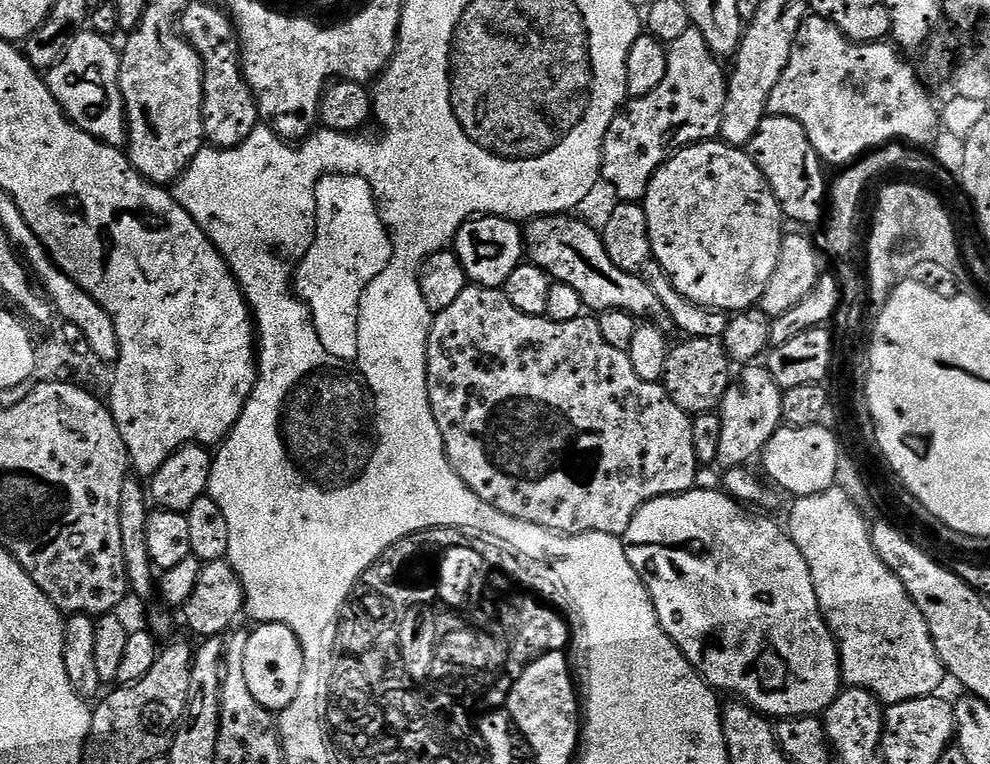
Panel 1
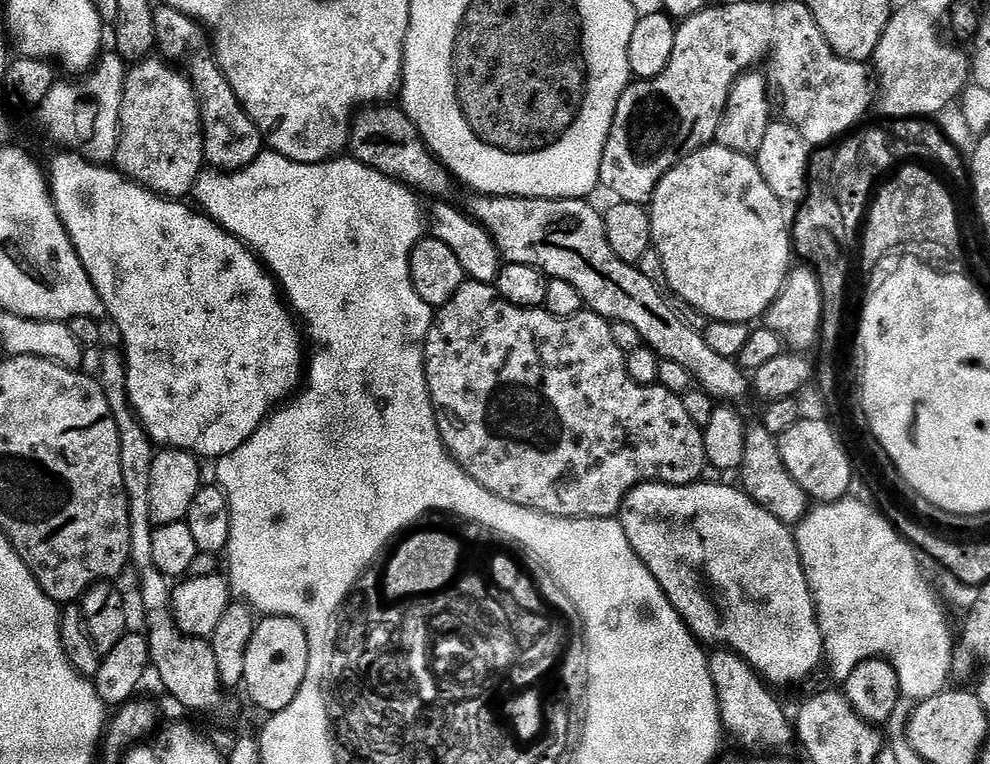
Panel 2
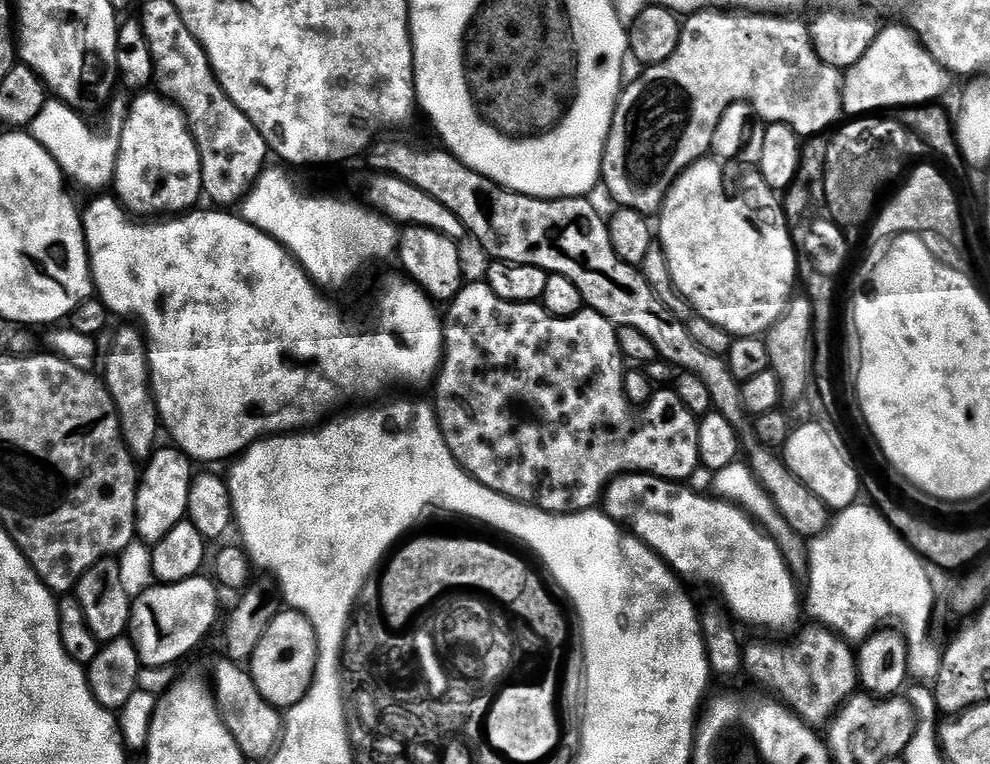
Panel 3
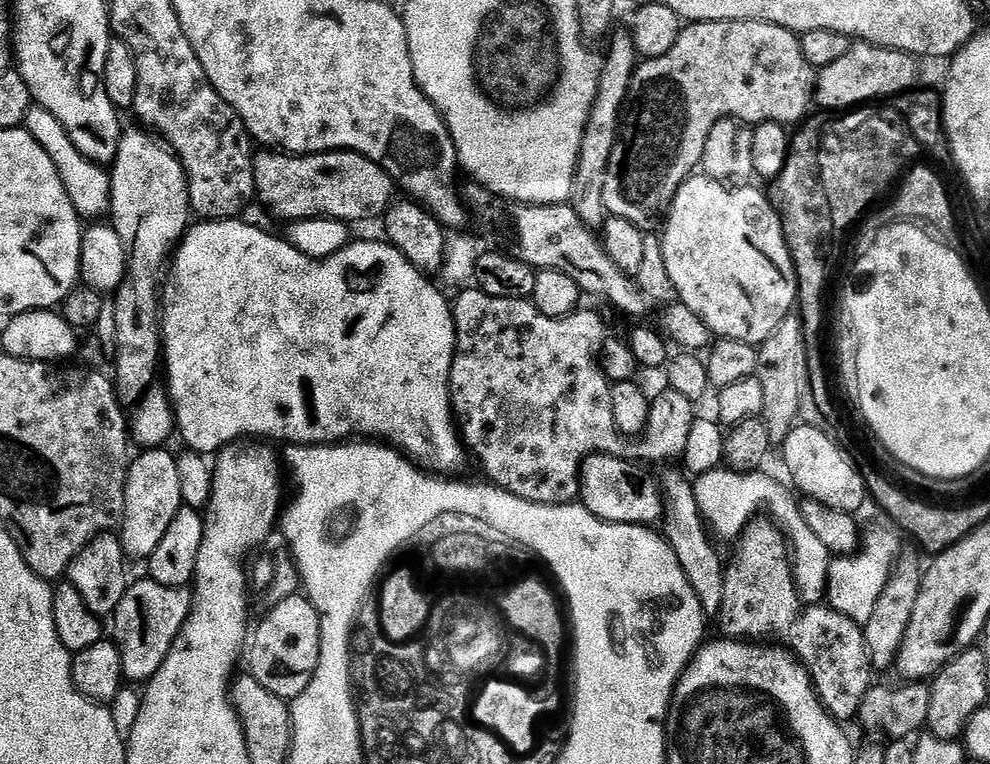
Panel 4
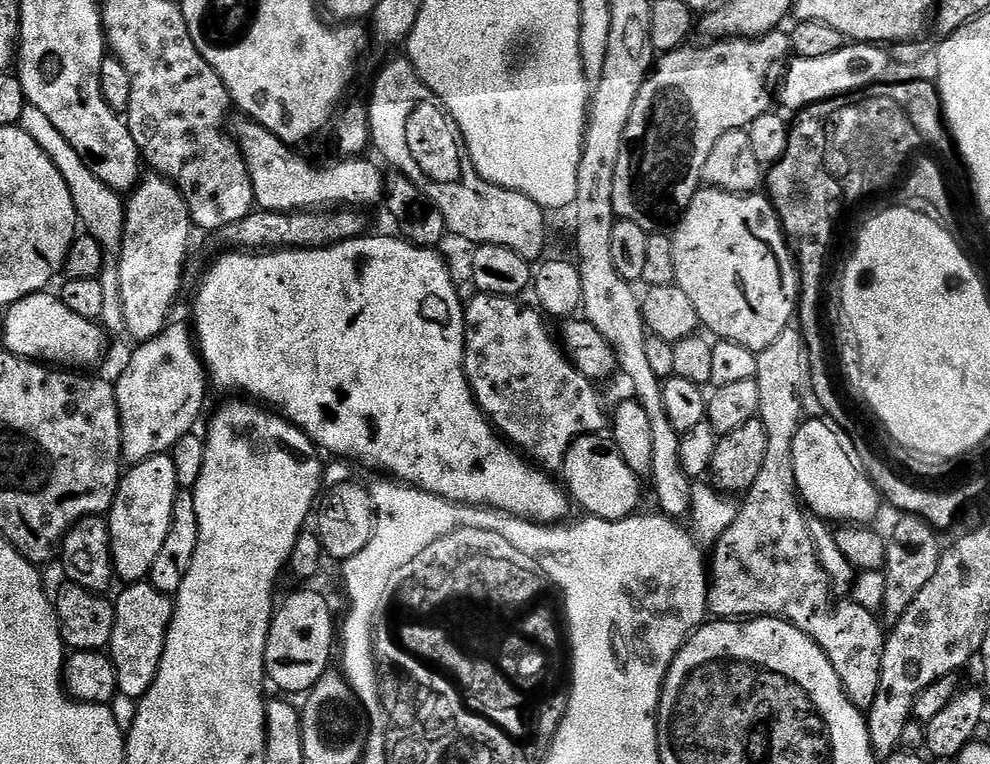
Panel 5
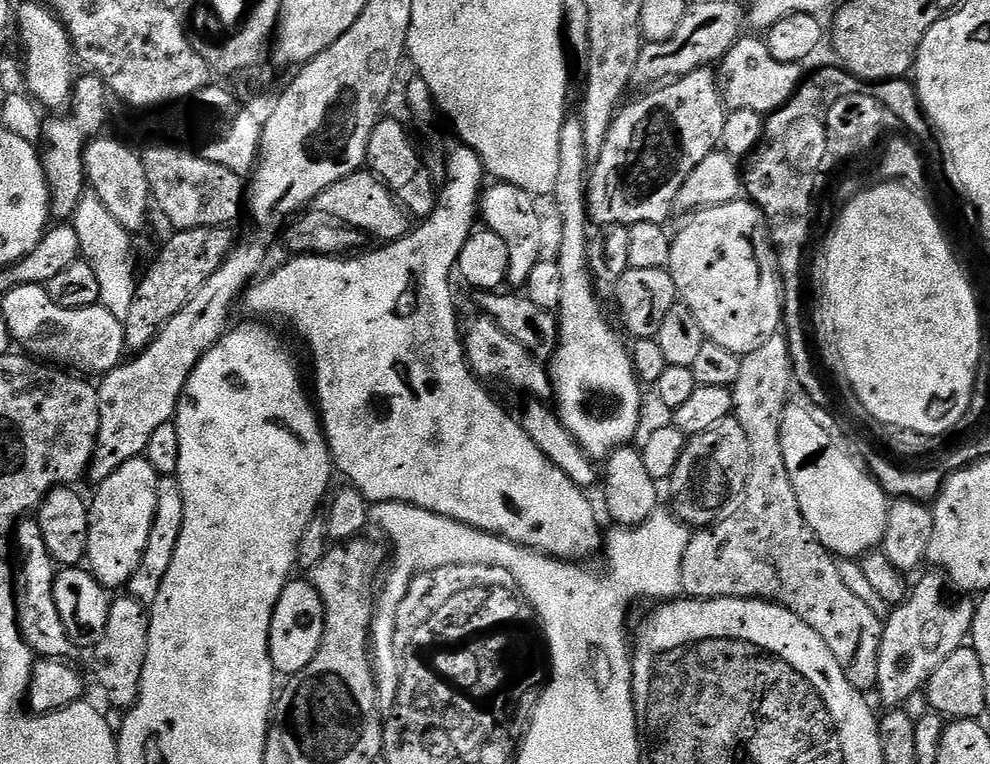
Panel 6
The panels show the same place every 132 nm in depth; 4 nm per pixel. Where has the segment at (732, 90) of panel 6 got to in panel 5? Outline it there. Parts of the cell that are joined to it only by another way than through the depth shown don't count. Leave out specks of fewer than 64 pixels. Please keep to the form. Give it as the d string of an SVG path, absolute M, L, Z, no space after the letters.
M850 42L834 53L819 58L795 57L782 78L782 86L776 93L777 99L780 98L786 107L796 112L809 104L831 100L834 96L848 94L874 82L881 83L892 63L891 55L884 50L879 45Z

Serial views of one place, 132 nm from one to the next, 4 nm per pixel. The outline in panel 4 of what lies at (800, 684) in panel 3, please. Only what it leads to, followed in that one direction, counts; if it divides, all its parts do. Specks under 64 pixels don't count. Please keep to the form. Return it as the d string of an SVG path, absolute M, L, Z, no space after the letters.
M761 518L753 519L752 522L745 528L742 536L739 537L736 553L732 556L732 564L727 565L724 574L724 593L722 594L722 606L720 607L720 614L718 617L718 623L725 637L730 640L739 640L741 642L771 642L776 646L783 646L799 663L802 665L804 672L808 674L811 681L811 687L814 689L819 701L824 706L825 712L837 722L845 722L857 715L860 709L860 700L867 694L867 690L873 683L873 673L870 671L870 665L868 663L868 655L866 654L866 646L864 645L864 634L861 625L854 623L850 618L846 618L842 614L838 614L834 609L821 606L820 604L809 604L805 606L801 603L799 594L796 592L796 585L793 581L793 569L790 565L790 556L786 551L786 538L781 532L779 527L776 527L769 519L760 520Z

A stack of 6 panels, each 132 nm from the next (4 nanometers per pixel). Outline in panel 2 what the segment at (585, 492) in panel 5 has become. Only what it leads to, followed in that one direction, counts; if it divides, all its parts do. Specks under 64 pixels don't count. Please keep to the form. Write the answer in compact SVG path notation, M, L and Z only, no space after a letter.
M640 484L633 488L625 498L618 513L620 525L626 530L626 538L630 546L638 554L638 558L654 574L658 586L666 594L668 601L678 610L678 614L684 619L684 624L691 631L697 640L705 645L716 644L717 649L727 650L736 653L745 660L759 674L760 679L769 685L776 684L800 684L808 680L816 672L816 667L825 663L824 639L820 633L820 623L816 617L816 604L812 600L812 591L808 585L808 579L804 573L804 567L800 561L800 551L796 545L796 538L793 529L784 524L774 514L762 510L749 498L739 487L731 488L728 484Z

